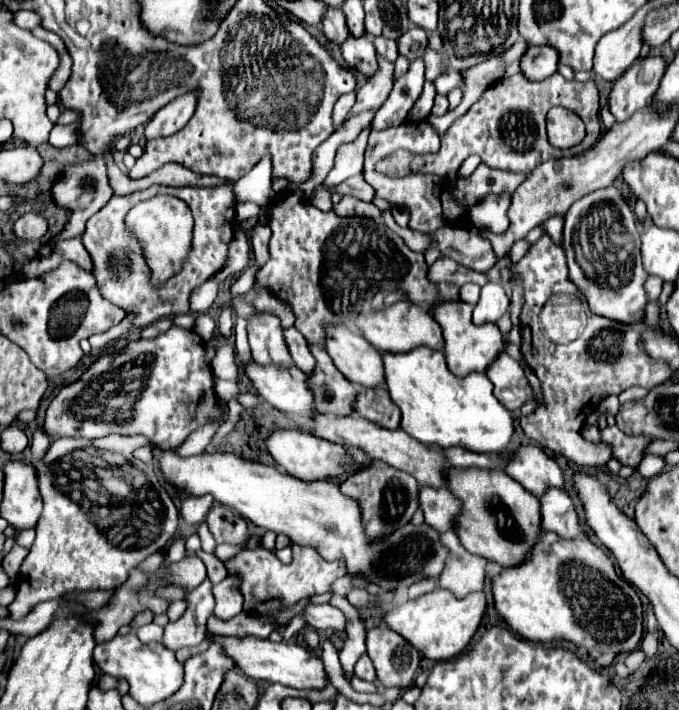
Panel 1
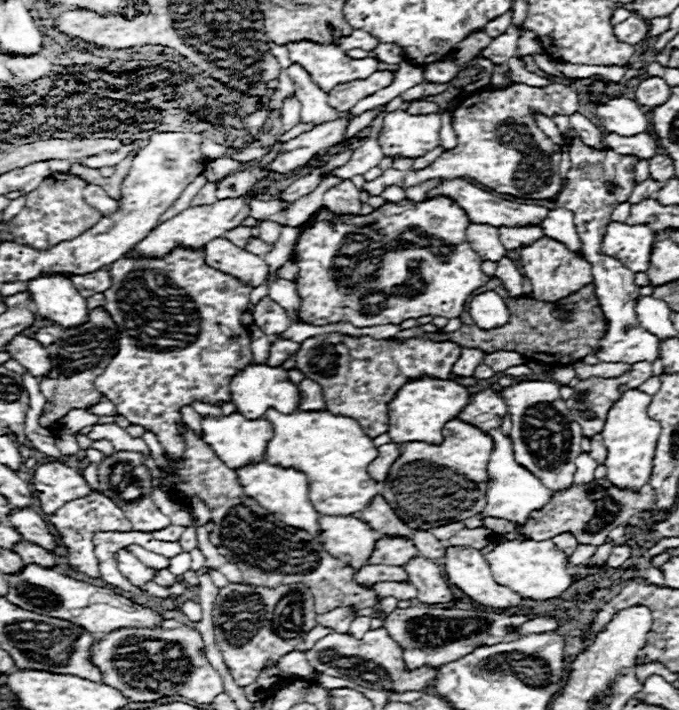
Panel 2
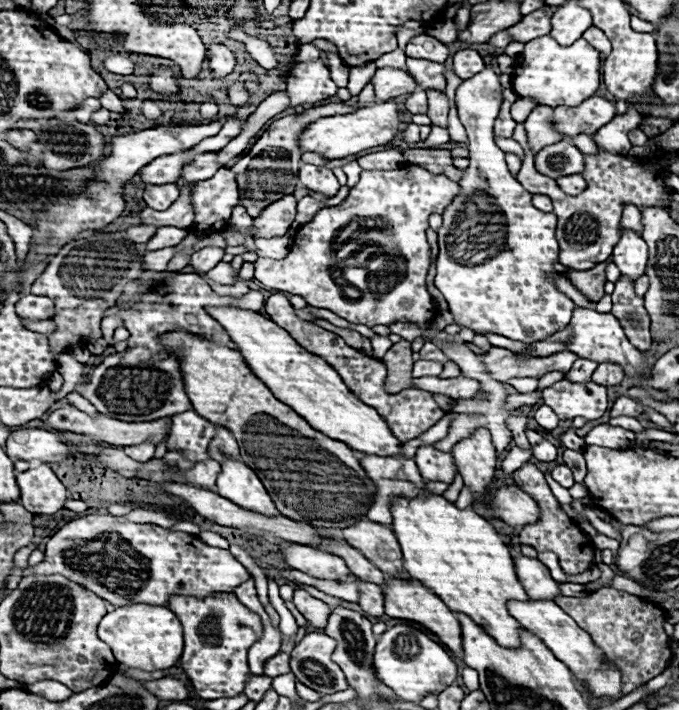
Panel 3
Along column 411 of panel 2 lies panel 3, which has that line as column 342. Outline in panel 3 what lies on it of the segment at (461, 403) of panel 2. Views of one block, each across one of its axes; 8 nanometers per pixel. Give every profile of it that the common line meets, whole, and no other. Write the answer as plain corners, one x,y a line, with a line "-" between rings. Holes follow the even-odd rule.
208,306
206,310
216,322
220,322
220,326
224,326
238,352
246,358
250,370
266,382
280,402
292,406
292,410
296,410
316,432
346,442
352,450
364,454
400,456
402,444
392,436
386,420
372,406
358,400
332,366
320,356
304,350
286,330
252,310
236,306

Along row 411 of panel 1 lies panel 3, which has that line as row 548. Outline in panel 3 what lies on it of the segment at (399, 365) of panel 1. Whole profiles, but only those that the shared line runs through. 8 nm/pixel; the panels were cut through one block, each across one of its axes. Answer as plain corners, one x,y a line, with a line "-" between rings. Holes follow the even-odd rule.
422,490
422,494
414,498
396,498
396,502
392,502
392,530
402,548
404,570
410,574
410,578
422,582
436,596
440,596
452,612
468,614
476,624
486,628
486,632
496,642
500,642
500,646
508,648
520,646
520,624
508,614
504,602
512,598
528,600
528,594
524,592
516,576
508,546
482,516
478,516
474,510
456,508
442,494
432,494

